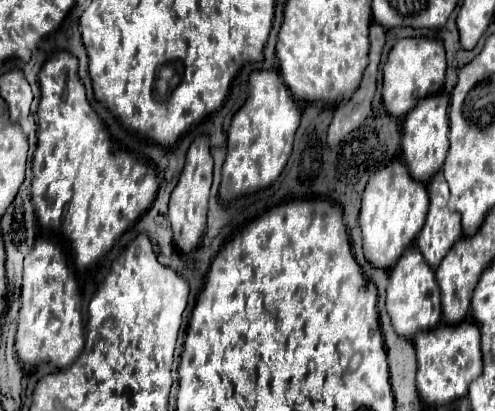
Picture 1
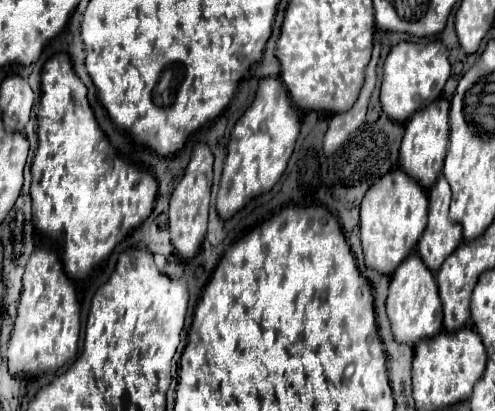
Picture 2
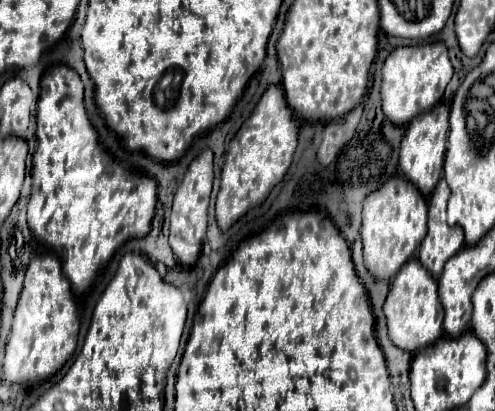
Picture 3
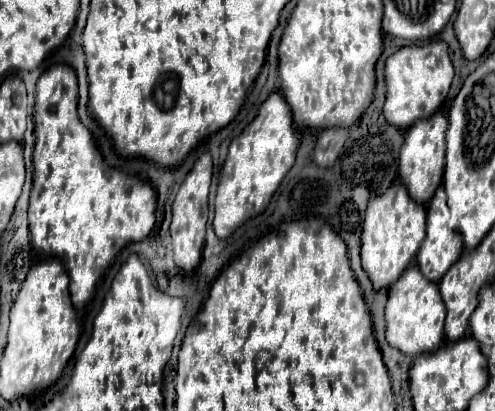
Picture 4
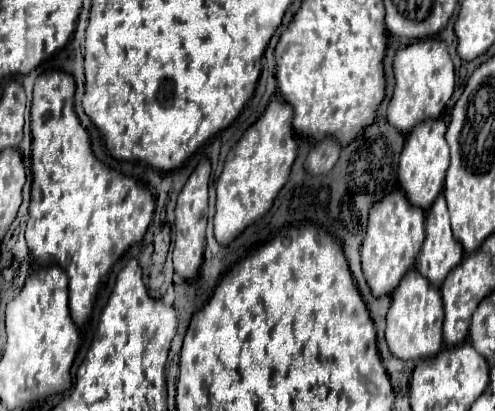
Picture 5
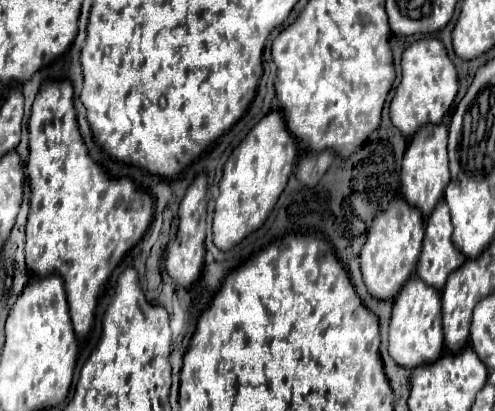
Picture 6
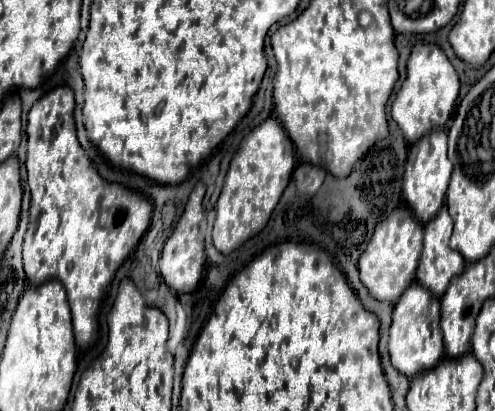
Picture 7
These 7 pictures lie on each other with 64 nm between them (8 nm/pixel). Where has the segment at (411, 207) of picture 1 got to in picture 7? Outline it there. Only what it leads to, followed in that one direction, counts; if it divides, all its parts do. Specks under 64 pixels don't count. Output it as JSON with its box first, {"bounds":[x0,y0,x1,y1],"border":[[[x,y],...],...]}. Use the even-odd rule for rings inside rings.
{"bounds":[360,208,422,304],"border":[[[398,208],[376,228],[372,240],[368,242],[368,248],[364,250],[364,256],[360,256],[360,282],[368,288],[370,296],[380,302],[396,304],[396,300],[402,296],[402,292],[414,282],[414,274],[420,262],[422,252],[422,224],[416,224],[412,220],[410,210]]]}

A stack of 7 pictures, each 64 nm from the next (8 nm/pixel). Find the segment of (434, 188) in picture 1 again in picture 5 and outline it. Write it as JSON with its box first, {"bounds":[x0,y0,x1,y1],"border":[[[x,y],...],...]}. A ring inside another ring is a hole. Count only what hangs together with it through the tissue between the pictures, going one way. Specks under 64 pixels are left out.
{"bounds":[416,194,464,288],"border":[[[440,194],[426,212],[426,240],[416,260],[416,270],[434,286],[440,288],[452,268],[464,258],[464,248],[454,240],[446,200]]]}

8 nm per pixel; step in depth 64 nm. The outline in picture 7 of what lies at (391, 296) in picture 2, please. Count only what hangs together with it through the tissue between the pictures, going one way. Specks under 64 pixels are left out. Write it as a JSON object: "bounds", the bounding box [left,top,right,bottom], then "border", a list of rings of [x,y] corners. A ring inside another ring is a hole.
{"bounds":[388,282,444,378],"border":[[[412,282],[394,306],[388,352],[392,366],[408,378],[414,378],[418,372],[434,368],[444,356],[440,332],[440,300],[436,300],[430,292],[426,292],[426,288],[420,286],[418,282]]]}

